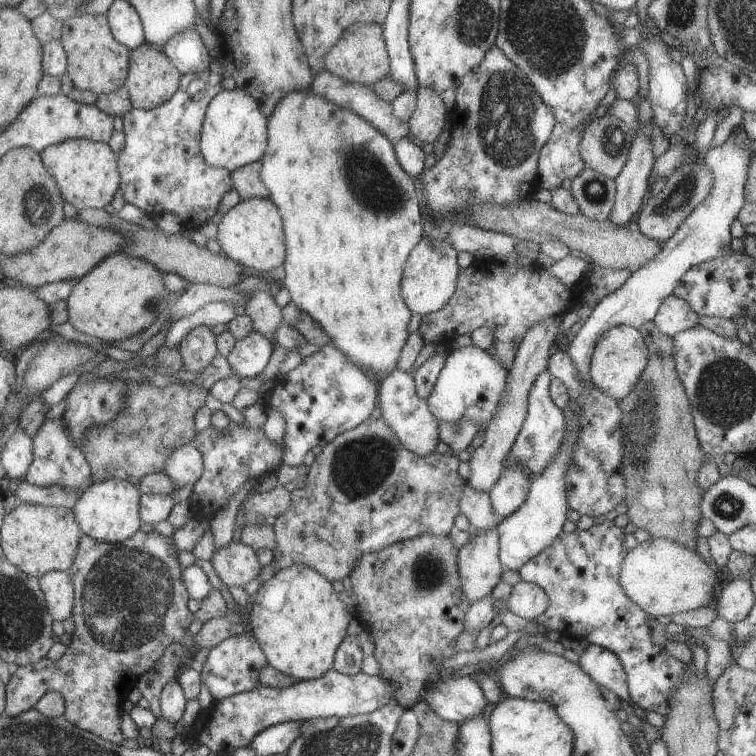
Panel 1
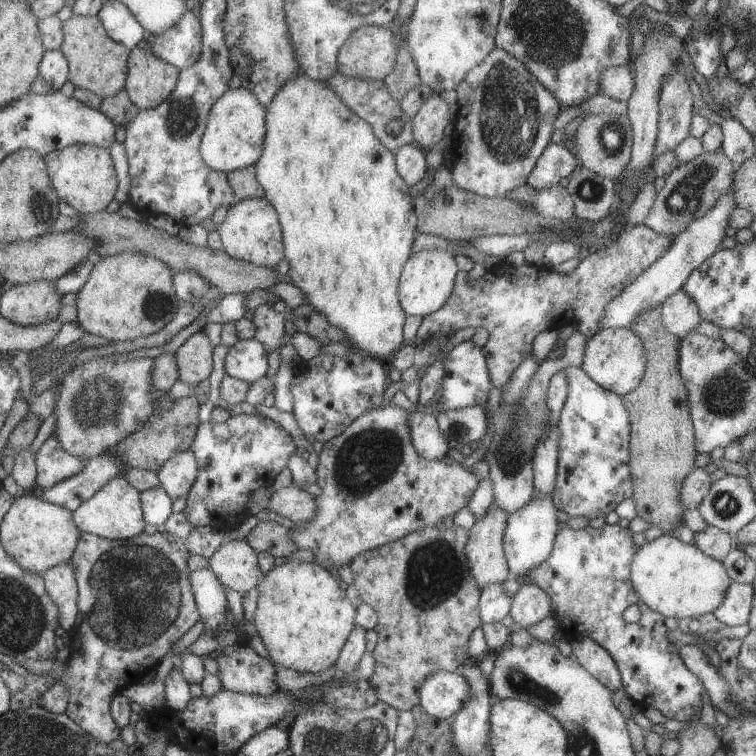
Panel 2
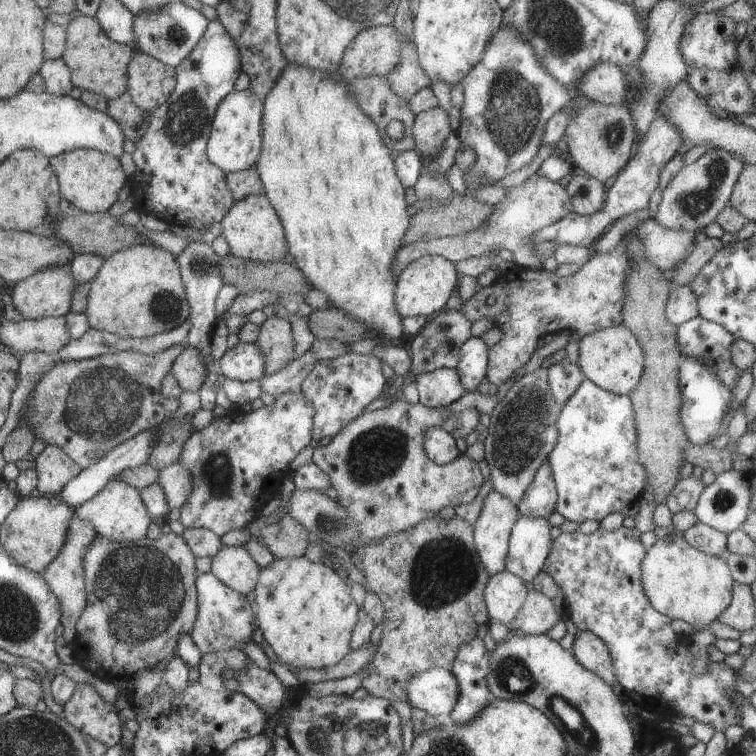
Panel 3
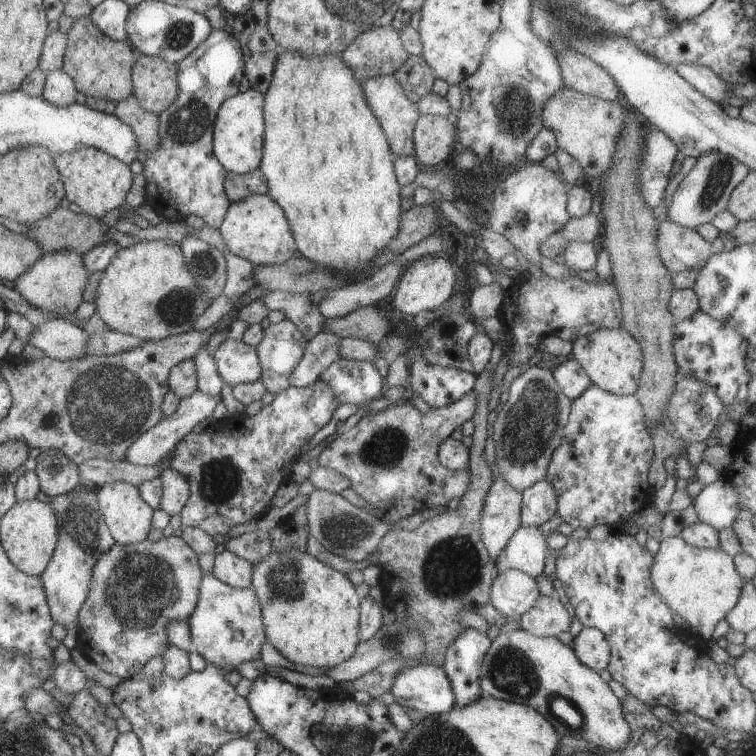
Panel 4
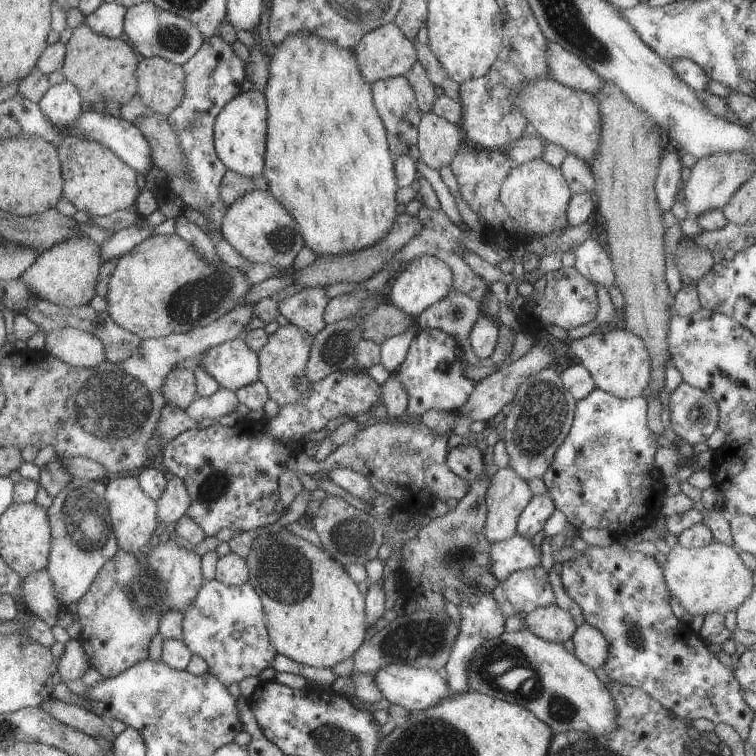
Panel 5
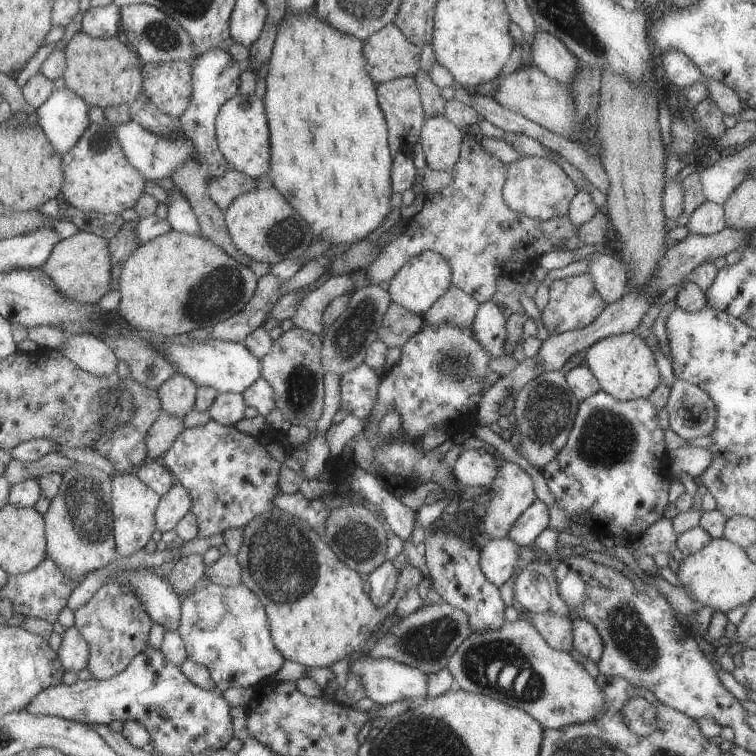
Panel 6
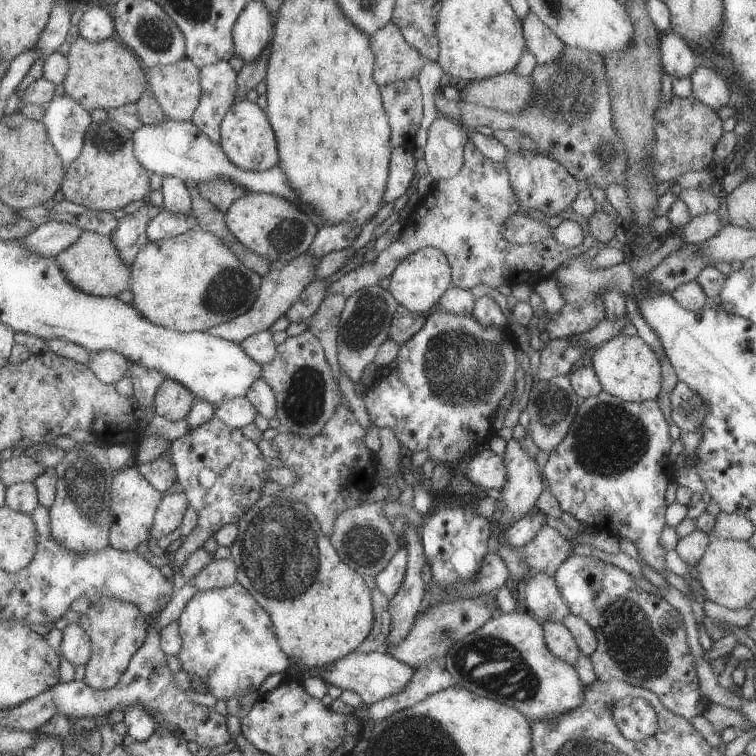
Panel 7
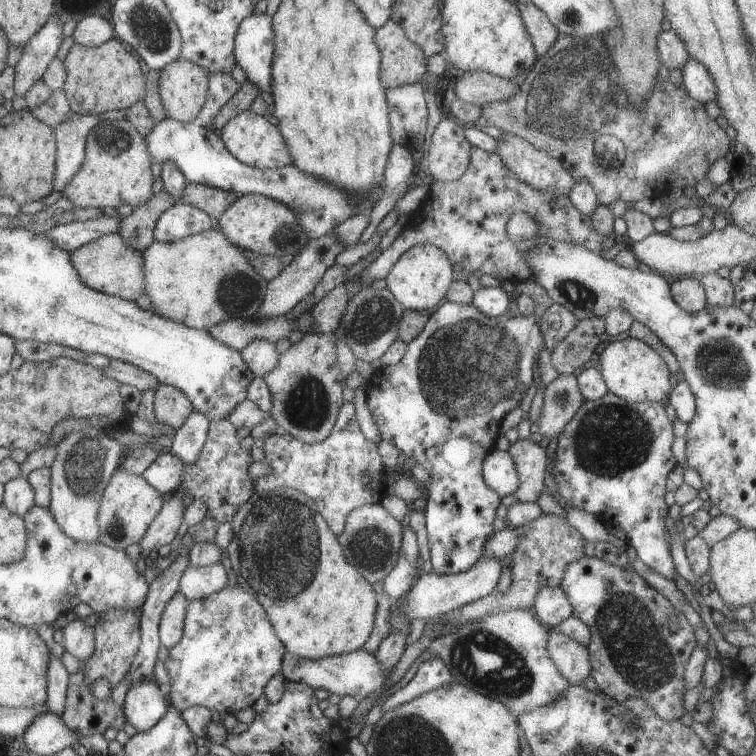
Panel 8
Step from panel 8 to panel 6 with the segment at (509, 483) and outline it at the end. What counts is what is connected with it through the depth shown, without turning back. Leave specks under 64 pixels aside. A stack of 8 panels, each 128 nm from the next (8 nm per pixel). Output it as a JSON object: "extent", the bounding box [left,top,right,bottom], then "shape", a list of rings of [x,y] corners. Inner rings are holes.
{"extent":[452,449,498,488],"shape":[[[470,449],[459,454],[452,472],[463,488],[490,486],[496,478],[498,461],[484,449]]]}

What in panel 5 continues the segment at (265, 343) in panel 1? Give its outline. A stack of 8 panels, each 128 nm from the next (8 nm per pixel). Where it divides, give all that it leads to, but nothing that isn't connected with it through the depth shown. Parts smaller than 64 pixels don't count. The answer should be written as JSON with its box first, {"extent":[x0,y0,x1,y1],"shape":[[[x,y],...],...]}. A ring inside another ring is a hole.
{"extent":[201,338,259,391],"shape":[[[243,338],[229,340],[206,350],[201,356],[202,366],[222,388],[235,391],[259,379],[259,356]]]}

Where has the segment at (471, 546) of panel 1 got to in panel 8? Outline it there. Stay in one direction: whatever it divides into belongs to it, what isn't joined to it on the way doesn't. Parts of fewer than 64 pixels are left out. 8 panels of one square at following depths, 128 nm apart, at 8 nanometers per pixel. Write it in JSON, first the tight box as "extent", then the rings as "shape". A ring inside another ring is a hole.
{"extent":[509,438,547,502],"shape":[[[530,438],[511,443],[509,450],[516,470],[520,474],[520,486],[513,492],[520,502],[536,502],[544,490],[544,476],[547,469],[547,448]]]}

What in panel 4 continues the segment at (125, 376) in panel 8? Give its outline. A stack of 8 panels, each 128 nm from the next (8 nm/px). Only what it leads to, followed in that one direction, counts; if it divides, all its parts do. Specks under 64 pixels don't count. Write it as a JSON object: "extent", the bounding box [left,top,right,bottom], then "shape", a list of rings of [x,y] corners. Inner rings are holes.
{"extent":[28,318,91,361],"shape":[[[66,318],[35,327],[28,342],[39,348],[42,355],[59,361],[80,360],[86,356],[86,342],[91,334]]]}

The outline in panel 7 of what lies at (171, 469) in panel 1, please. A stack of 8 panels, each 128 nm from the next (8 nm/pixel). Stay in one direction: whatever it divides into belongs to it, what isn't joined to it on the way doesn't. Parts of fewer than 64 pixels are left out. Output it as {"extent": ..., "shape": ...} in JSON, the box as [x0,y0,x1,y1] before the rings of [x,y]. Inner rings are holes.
{"extent":[150,492,189,543],"shape":[[[183,492],[164,495],[162,502],[158,505],[150,530],[152,543],[158,542],[160,538],[179,528],[188,507],[189,502]]]}

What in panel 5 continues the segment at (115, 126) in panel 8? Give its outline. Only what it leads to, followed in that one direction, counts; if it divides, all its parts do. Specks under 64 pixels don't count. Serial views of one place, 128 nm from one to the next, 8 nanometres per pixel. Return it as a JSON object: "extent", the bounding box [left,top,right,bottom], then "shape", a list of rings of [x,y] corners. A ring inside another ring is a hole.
{"extent":[57,135,140,217],"shape":[[[66,135],[57,150],[64,179],[63,196],[76,210],[84,211],[90,217],[104,216],[134,204],[140,192],[136,184],[137,171],[122,162],[108,146],[102,146],[96,140]]]}

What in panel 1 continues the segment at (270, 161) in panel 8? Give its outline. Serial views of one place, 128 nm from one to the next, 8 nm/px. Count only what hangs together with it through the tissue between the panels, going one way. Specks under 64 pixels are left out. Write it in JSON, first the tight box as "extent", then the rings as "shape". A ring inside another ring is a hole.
{"extent":[201,87,267,172],"shape":[[[240,87],[223,90],[212,98],[206,109],[201,136],[202,158],[208,166],[230,172],[260,161],[267,147],[267,124],[267,117],[260,110],[259,102],[246,90]]]}

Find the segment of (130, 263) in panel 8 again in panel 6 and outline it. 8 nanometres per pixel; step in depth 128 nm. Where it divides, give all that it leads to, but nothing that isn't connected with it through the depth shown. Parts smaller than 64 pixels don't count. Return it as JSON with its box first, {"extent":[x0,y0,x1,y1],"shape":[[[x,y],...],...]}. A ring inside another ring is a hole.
{"extent":[42,231,112,304],"shape":[[[78,231],[69,238],[60,240],[48,260],[42,264],[42,270],[52,278],[54,286],[66,298],[80,304],[97,304],[100,298],[112,290],[112,260],[109,241],[94,233]]]}

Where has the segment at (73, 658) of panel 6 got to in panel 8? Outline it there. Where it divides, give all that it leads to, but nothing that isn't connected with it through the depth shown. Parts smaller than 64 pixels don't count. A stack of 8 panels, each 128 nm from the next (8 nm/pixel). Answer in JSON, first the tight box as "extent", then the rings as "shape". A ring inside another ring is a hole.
{"extent":[62,618,95,661],"shape":[[[78,618],[63,628],[62,646],[79,661],[88,660],[94,654],[95,640],[94,628]]]}

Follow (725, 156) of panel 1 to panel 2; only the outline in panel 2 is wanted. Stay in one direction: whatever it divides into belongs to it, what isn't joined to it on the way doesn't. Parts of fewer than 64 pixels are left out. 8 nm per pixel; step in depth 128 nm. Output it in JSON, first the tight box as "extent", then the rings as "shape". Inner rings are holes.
{"extent":[600,188,734,328],"shape":[[[732,188],[728,192],[724,192],[716,206],[704,218],[697,218],[685,228],[680,234],[674,237],[672,246],[666,250],[664,256],[660,256],[644,274],[640,276],[628,286],[624,288],[622,294],[618,294],[612,302],[608,302],[606,310],[604,310],[604,318],[600,320],[600,328],[620,328],[630,327],[630,324],[646,310],[652,310],[654,306],[662,305],[662,302],[674,292],[682,289],[684,283],[688,280],[689,274],[696,270],[704,260],[708,260],[714,252],[720,249],[722,238],[726,237],[726,229],[728,228],[728,216],[734,208],[734,192]]]}

